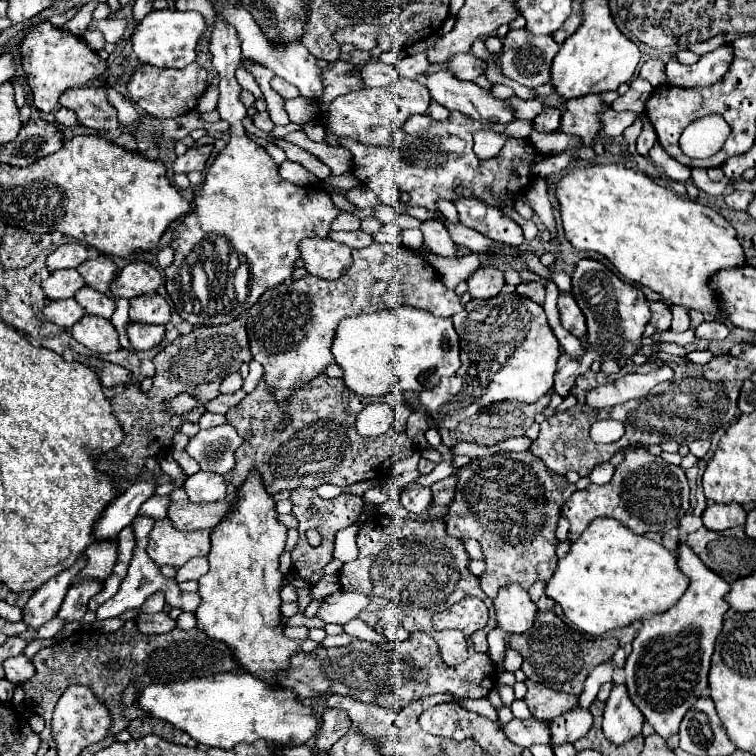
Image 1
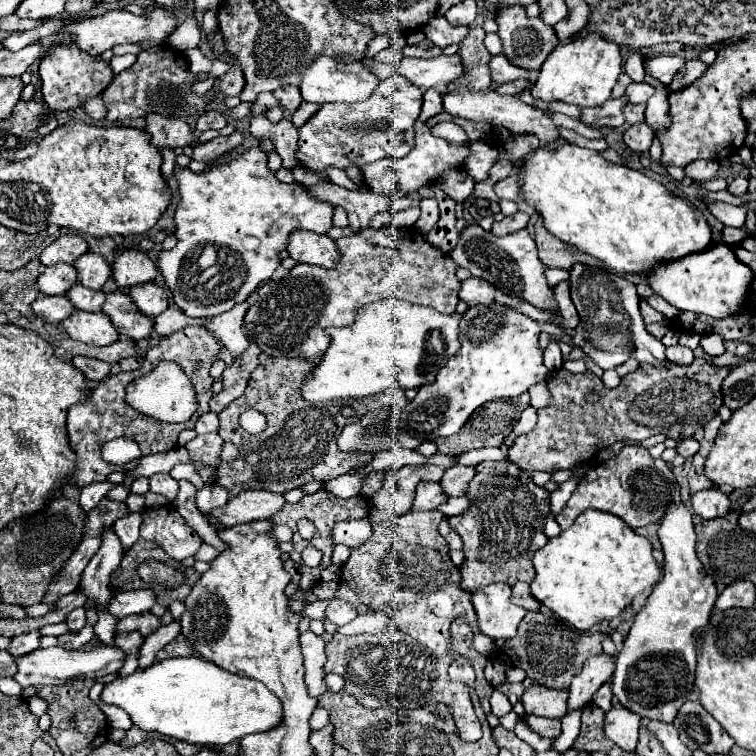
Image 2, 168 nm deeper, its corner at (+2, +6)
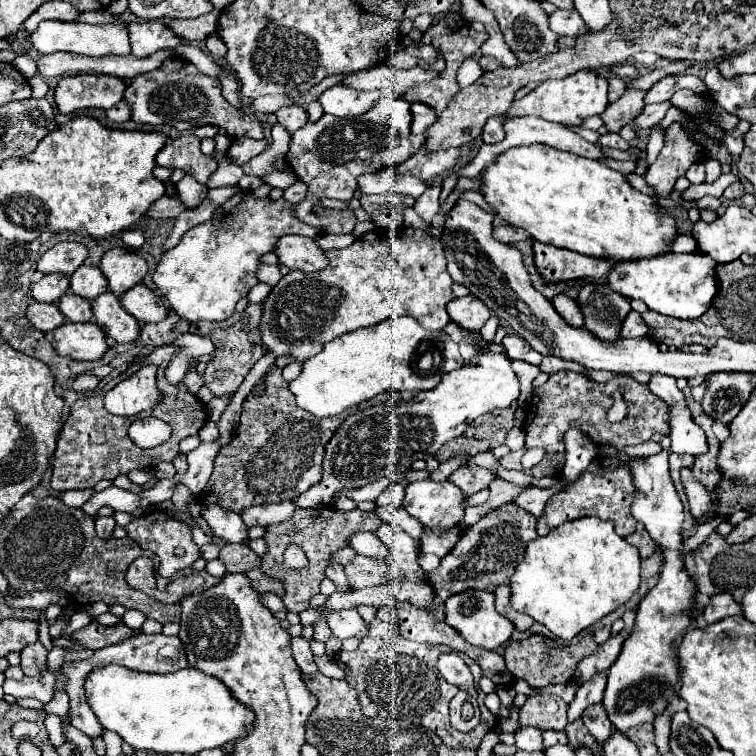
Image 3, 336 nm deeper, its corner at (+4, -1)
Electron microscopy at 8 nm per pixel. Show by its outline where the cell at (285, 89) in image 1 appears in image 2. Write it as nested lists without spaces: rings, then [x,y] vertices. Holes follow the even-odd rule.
[[[285,86],[285,88],[279,88],[273,92],[273,96],[277,98],[279,106],[283,110],[289,110],[289,112],[295,112],[299,108],[299,104],[303,102],[301,94],[299,94],[299,88],[297,86]]]

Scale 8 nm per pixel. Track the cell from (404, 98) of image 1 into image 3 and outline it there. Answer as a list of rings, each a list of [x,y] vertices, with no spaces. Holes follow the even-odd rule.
[[[397,97],[379,99],[367,113],[353,119],[339,119],[335,115],[325,113],[319,121],[307,123],[305,127],[297,129],[293,133],[289,153],[285,155],[285,163],[291,167],[297,179],[308,187],[305,201],[295,205],[295,213],[299,215],[299,219],[311,223],[313,227],[323,227],[323,233],[351,233],[357,223],[353,209],[327,209],[321,205],[321,200],[331,197],[349,203],[357,187],[357,177],[365,173],[365,169],[377,157],[383,167],[397,167],[407,161],[413,153],[409,139],[411,121],[411,103],[403,97]],[[363,145],[373,147],[373,153],[371,159],[359,161],[357,149],[361,149]]]

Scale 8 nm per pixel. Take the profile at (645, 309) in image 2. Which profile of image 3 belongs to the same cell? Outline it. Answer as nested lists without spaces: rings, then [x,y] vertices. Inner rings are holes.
[[[631,311],[631,315],[627,315],[627,323],[623,323],[621,337],[643,337],[643,335],[647,335],[647,331],[649,331],[649,327],[643,321],[641,313]]]

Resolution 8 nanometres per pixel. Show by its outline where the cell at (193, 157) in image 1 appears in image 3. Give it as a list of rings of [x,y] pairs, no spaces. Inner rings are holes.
[[[233,139],[229,151],[225,153],[225,159],[235,163],[235,165],[245,165],[249,163],[255,155],[259,155],[267,147],[265,139]]]

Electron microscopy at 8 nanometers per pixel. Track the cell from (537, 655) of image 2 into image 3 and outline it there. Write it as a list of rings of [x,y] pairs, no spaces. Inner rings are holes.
[[[587,633],[585,639],[577,639],[577,641],[563,641],[563,639],[545,637],[545,635],[529,635],[527,639],[521,639],[521,641],[511,639],[505,649],[507,669],[511,671],[513,677],[525,679],[531,687],[547,687],[553,683],[571,683],[579,659],[585,657],[585,651],[583,651],[585,645],[587,645],[587,655],[595,653],[597,645],[595,645],[591,633]]]

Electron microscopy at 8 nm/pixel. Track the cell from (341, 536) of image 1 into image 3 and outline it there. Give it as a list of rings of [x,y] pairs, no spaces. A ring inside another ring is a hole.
[[[363,531],[351,533],[349,535],[349,547],[353,547],[359,555],[365,555],[365,557],[383,559],[389,555],[387,545],[375,533],[363,533]]]

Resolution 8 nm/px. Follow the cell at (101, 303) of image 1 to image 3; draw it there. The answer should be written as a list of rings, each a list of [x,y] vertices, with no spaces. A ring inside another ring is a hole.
[[[67,293],[63,295],[59,301],[59,311],[69,319],[69,321],[93,321],[93,309],[91,309],[91,301]]]

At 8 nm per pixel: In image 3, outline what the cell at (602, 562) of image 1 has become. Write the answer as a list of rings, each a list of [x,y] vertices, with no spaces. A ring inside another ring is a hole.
[[[581,517],[529,543],[523,563],[511,577],[511,607],[545,625],[555,637],[573,639],[625,605],[639,589],[639,573],[639,551],[615,533],[611,521]]]

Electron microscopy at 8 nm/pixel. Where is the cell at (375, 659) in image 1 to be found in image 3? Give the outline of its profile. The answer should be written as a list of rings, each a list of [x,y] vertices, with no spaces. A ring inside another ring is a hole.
[[[381,607],[377,609],[376,617],[371,622],[369,637],[361,641],[361,645],[355,651],[339,651],[337,663],[345,667],[345,681],[357,691],[359,705],[365,715],[369,717],[395,717],[395,719],[407,719],[415,725],[425,725],[433,733],[437,733],[449,747],[453,749],[477,749],[483,735],[491,729],[491,725],[497,725],[497,717],[483,705],[485,693],[479,687],[481,669],[479,665],[463,657],[473,673],[475,688],[478,693],[477,701],[482,712],[481,723],[469,733],[461,733],[451,727],[449,723],[449,701],[455,695],[451,693],[451,685],[441,677],[437,671],[437,653],[429,651],[425,645],[413,643],[403,639],[399,633],[385,635],[388,628],[397,626],[397,616],[393,616],[390,609]]]

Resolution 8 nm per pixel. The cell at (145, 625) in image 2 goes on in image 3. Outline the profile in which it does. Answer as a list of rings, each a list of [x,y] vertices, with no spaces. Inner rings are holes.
[[[93,621],[85,629],[73,633],[69,639],[75,639],[75,641],[79,641],[81,645],[85,645],[89,649],[101,649],[101,647],[115,645],[115,643],[121,643],[125,639],[131,639],[133,637],[133,631],[135,629],[125,627],[123,623],[105,627],[105,625],[97,623],[97,621]]]

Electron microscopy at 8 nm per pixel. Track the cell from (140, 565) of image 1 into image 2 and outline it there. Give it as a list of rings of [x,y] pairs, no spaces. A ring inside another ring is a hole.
[[[85,624],[85,628],[81,628],[79,632],[67,632],[57,640],[59,640],[59,646],[65,650],[83,650],[93,640],[93,632],[91,632],[91,626]]]

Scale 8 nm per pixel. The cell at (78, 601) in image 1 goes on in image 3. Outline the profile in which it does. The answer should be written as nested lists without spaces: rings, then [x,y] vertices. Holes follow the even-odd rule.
[[[97,517],[95,519],[95,531],[101,539],[111,539],[113,537],[113,527],[115,527],[113,517]]]

